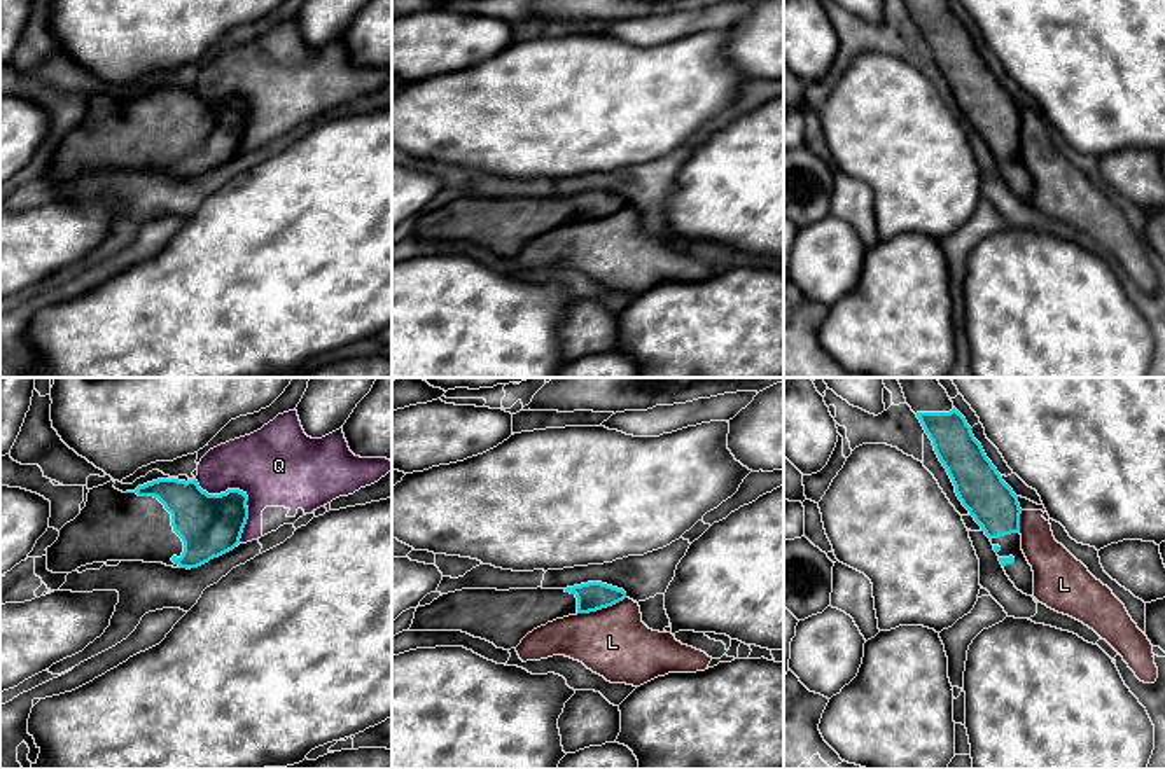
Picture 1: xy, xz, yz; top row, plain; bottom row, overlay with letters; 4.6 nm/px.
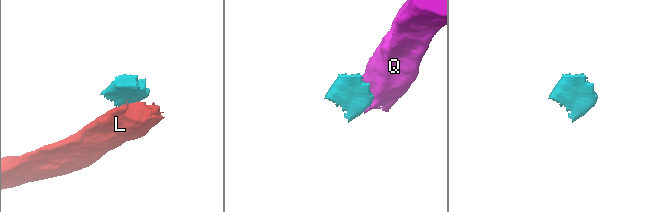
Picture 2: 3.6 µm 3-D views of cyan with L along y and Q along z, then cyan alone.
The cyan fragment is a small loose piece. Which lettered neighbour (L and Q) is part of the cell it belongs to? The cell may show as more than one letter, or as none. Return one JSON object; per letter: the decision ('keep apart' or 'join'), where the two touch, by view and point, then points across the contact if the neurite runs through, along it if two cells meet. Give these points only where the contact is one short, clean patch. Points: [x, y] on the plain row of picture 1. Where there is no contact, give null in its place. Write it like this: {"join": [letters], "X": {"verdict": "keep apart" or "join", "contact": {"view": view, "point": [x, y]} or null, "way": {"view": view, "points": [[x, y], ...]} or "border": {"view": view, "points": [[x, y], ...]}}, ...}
{"join": [], "L": {"verdict": "keep apart", "contact": {"view": "xz", "point": [600, 217]}, "border": {"view": "xz", "points": [[625, 205], [611, 214], [578, 222]]}}, "Q": {"verdict": "keep apart", "contact": {"view": "xy", "point": [244, 102]}}}

